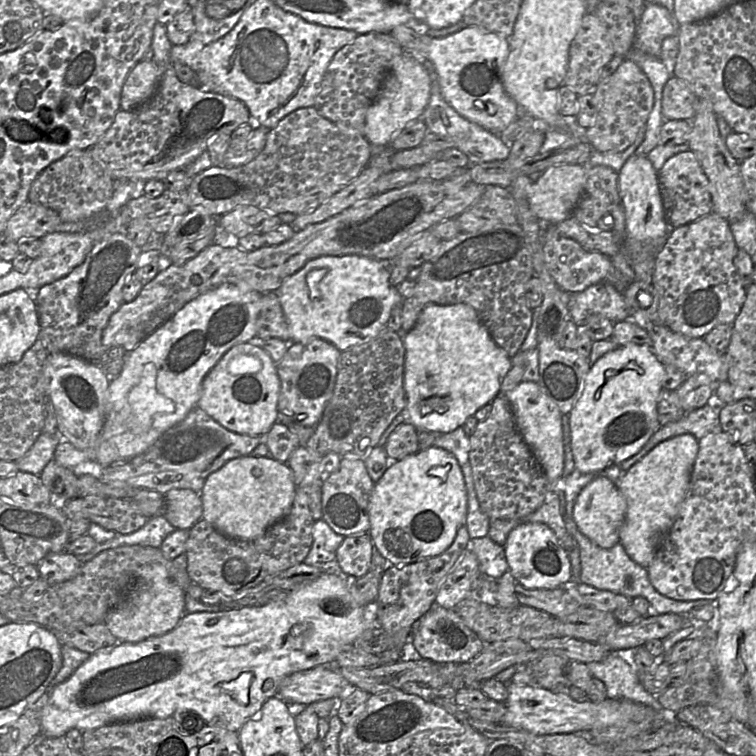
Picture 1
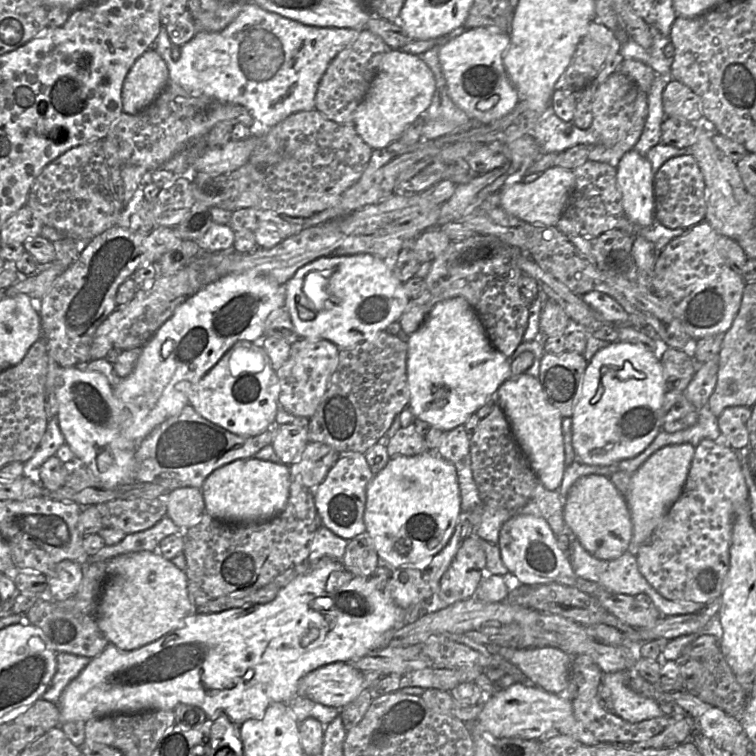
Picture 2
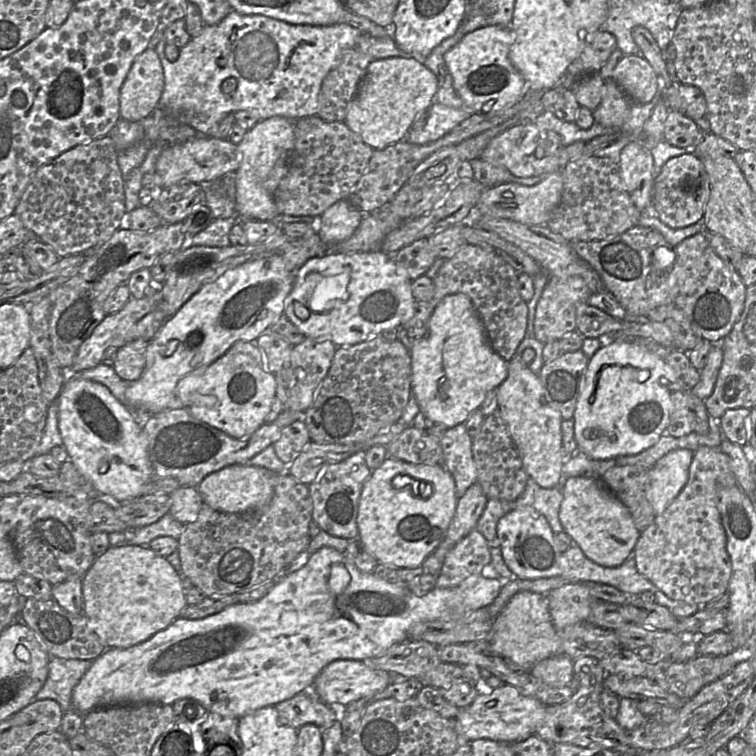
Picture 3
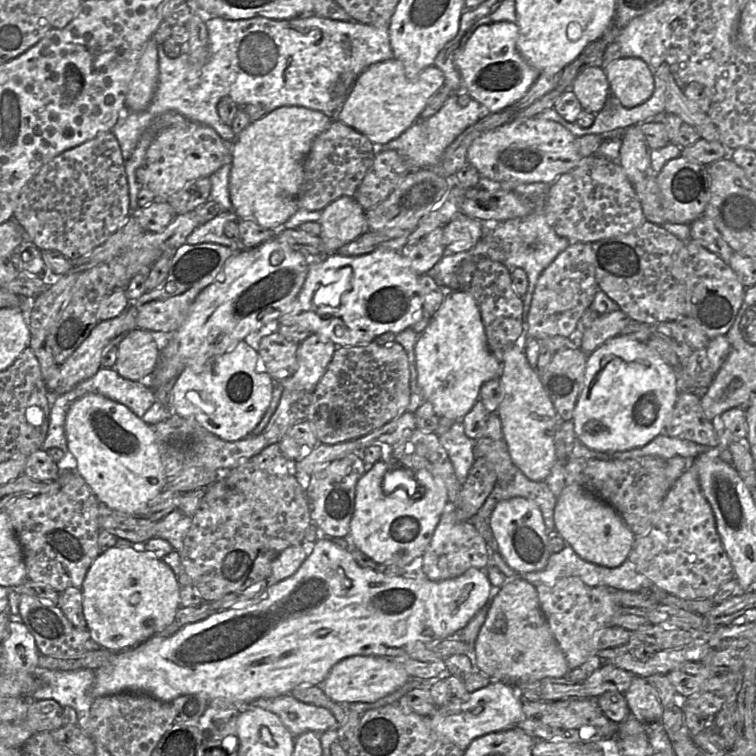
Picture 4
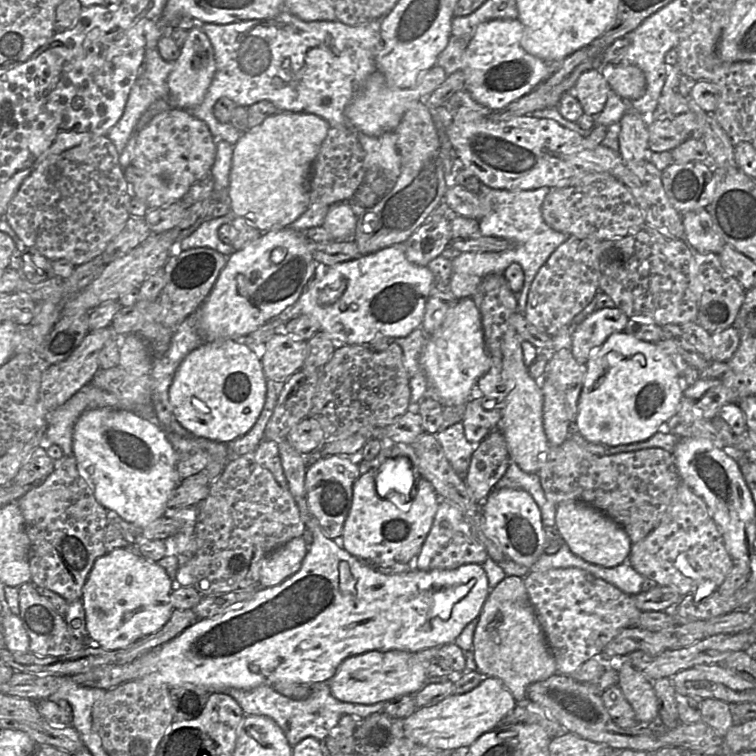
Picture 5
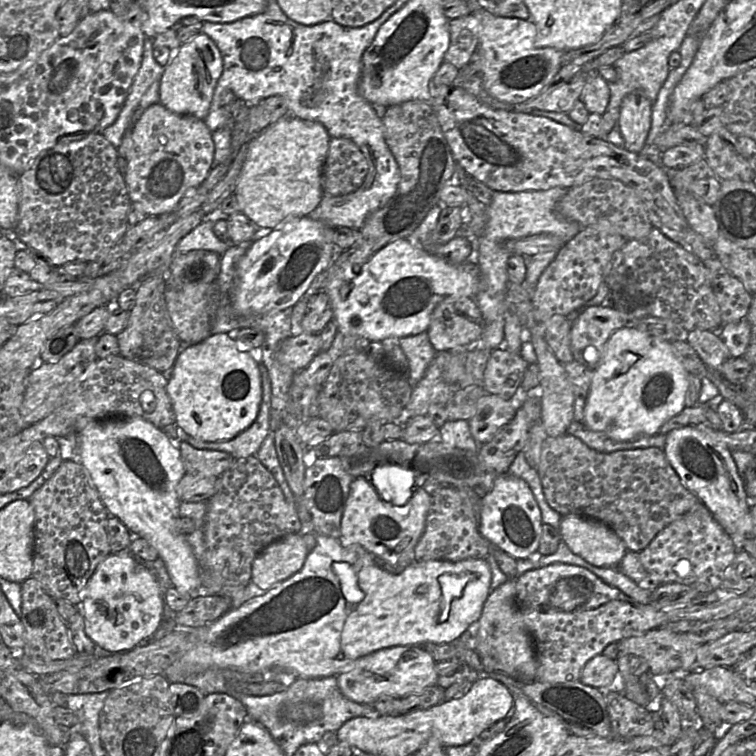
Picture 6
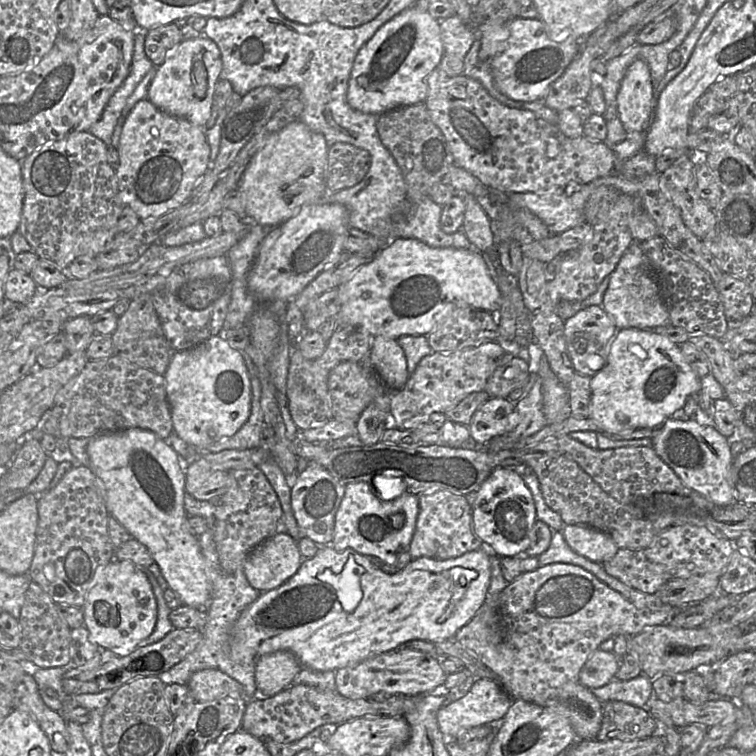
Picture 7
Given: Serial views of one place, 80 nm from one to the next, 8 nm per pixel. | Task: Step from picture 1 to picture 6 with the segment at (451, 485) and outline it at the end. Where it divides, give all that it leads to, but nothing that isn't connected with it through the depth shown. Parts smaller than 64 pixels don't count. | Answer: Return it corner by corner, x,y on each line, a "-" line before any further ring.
373,475
353,479
341,518
339,543
343,547
359,545
366,552
388,563
397,563
399,559
413,561
413,549
424,531
426,517
431,506
431,495
424,488
413,487
412,496
404,505
393,505
383,500
379,496
380,492
376,491
377,487
373,486

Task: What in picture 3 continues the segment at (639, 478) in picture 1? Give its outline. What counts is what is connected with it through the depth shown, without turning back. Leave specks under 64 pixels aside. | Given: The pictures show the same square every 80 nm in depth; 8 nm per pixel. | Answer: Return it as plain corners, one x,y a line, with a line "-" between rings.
677,449
660,458
649,470
647,498
655,514
662,513
685,486
694,452

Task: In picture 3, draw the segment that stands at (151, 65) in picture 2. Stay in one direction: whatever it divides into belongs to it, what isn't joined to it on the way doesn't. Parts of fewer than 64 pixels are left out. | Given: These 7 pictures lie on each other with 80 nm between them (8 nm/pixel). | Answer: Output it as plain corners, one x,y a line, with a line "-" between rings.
148,47
134,61
121,89
120,116
138,121
151,114
165,88
164,69
156,48

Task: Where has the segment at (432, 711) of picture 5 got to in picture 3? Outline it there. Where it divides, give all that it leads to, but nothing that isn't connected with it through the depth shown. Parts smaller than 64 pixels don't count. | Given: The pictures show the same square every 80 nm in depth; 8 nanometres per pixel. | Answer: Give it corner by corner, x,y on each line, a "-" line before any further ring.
504,683
489,694
478,694
470,705
460,708
454,718
455,729
459,736
470,742
477,739
506,743
524,741
536,734
538,723
545,716
546,707
536,698
524,696
515,686

